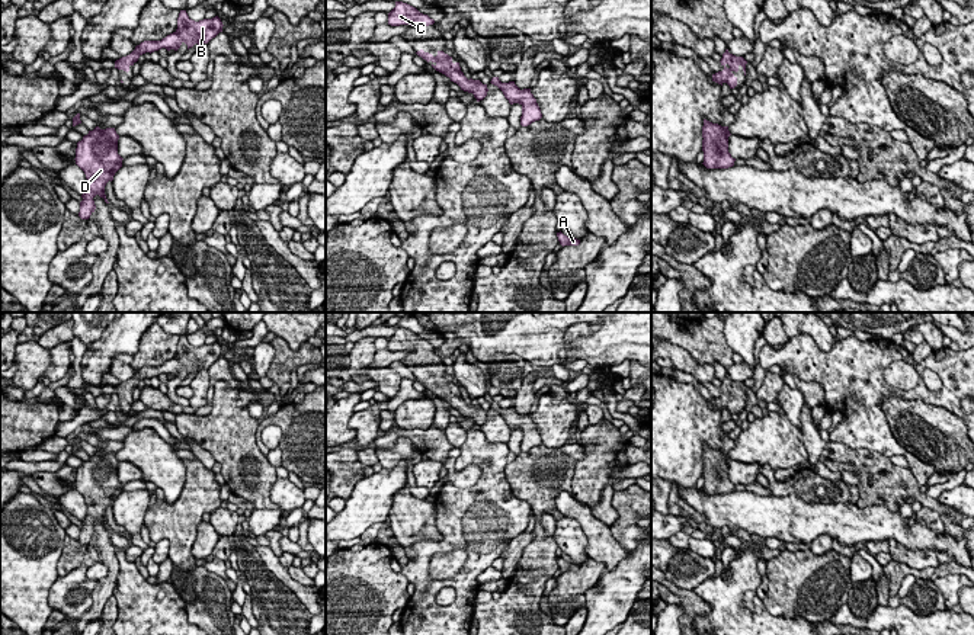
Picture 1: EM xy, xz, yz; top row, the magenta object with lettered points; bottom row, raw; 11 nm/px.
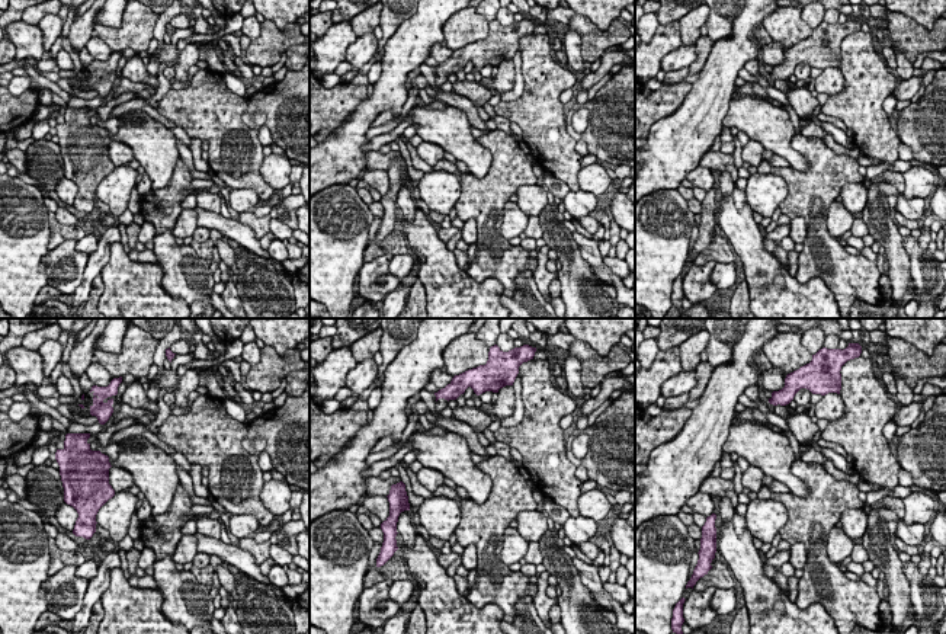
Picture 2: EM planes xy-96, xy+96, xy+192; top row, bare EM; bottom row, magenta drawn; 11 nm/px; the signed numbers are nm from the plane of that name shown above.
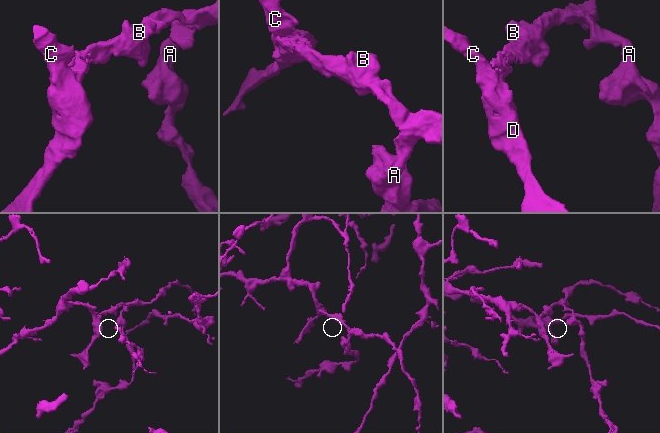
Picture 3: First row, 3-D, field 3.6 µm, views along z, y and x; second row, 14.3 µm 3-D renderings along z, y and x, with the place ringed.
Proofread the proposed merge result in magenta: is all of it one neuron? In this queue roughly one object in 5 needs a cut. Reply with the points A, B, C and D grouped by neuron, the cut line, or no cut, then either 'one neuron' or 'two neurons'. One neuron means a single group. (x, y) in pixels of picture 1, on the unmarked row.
A B C D | no cut | one neuron

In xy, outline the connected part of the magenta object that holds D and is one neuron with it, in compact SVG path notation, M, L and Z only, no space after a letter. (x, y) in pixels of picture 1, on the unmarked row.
M115 453L89 456L76 474L76 490L84 497L87 514L81 520L79 542L89 545L96 530L93 523L99 520L105 525L105 511L113 506L115 498L122 493L122 482L118 480L118 465Z

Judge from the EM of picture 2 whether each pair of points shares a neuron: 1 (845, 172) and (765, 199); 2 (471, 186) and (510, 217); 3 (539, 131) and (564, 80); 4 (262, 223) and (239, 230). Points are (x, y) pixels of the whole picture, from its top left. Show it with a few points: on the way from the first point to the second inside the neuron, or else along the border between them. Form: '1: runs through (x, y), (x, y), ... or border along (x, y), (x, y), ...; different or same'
1: border along (770, 172), (786, 185), (786, 197), (778, 207); different
2: border along (509, 199), (502, 224), (502, 234), (507, 240); different
3: runs through (541, 118), (541, 103), (551, 93); same
4: border along (237, 221), (247, 226), (259, 239); different

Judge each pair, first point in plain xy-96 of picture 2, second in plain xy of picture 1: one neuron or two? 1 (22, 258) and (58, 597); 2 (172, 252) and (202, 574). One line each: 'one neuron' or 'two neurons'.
1: two neurons
2: one neuron

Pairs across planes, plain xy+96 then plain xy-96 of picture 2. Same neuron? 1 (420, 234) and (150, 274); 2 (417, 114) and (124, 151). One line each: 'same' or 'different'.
1: same
2: different

